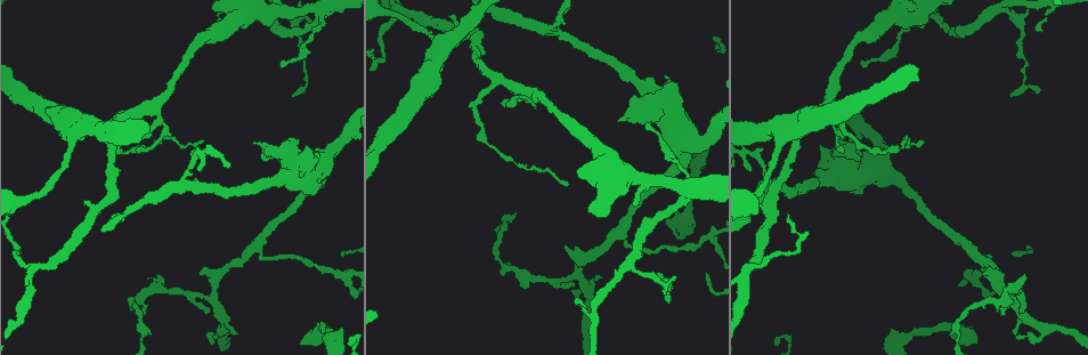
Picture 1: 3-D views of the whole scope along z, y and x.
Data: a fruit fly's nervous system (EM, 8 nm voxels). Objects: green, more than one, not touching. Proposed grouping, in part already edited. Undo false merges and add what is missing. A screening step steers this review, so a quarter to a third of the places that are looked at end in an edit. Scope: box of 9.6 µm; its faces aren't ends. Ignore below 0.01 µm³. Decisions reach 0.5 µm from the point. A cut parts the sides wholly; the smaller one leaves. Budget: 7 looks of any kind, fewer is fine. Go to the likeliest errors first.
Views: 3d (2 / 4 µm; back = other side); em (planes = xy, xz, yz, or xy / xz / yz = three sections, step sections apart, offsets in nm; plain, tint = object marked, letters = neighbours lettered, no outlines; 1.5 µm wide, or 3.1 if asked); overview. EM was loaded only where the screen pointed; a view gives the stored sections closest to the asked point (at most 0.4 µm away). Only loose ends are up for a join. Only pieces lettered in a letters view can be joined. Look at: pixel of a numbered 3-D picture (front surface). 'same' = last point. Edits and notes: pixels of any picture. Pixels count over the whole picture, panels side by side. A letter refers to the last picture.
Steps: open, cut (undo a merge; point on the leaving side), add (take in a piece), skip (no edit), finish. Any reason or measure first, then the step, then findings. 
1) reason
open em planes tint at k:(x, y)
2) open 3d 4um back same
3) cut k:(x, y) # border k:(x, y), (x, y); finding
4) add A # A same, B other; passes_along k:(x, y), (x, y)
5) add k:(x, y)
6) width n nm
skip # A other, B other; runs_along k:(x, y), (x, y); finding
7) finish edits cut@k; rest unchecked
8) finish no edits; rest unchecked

stops while still wide
open em planes letters at 1:(621, 121)

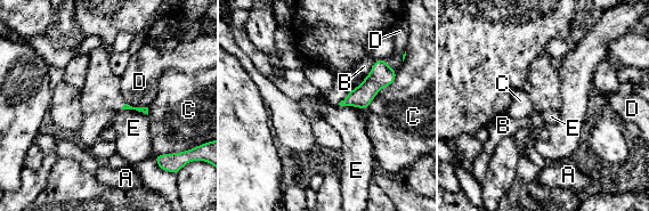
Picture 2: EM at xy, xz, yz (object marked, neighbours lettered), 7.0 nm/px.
skip # A other, B other, C other, D other, E other; none of them fits

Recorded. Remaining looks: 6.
tapers out
open em planes letters at 1:(293, 93)

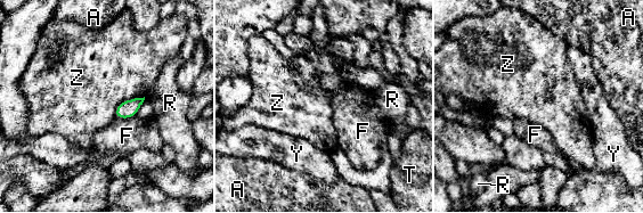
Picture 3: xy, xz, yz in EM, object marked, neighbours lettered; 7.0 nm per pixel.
width 120 nm
skip # A other, F other, R other, T other, Y other, Z other; border 3:(144, 96), (123, 100), (114, 116); none of them fits

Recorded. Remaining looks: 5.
sharp bend
open em xy step 4 letters at 1:(798, 248)

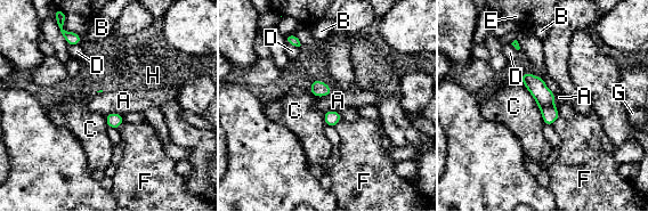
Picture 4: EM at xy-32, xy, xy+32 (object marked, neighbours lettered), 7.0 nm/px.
skip # A other, B other, C other, D other, E other, F other, G other, H other; continuous, no second cell

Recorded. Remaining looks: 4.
finish no edits; rest unchecked

